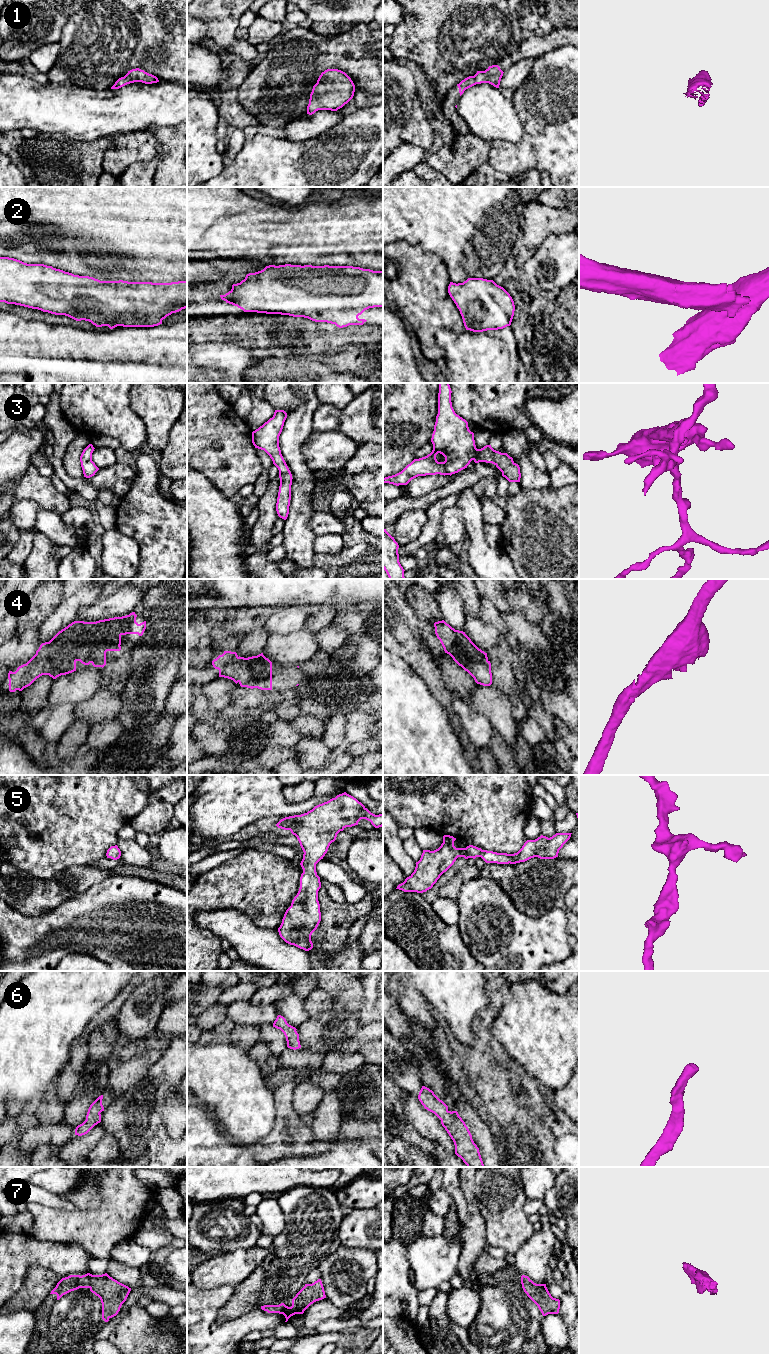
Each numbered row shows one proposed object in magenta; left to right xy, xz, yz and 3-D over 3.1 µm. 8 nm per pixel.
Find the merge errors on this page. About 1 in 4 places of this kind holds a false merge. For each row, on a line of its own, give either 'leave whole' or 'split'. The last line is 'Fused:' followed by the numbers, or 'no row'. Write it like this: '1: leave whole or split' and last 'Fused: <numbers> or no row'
1: leave whole
2: leave whole
3: leave whole
4: leave whole
5: leave whole
6: leave whole
7: leave whole
Fused: no row

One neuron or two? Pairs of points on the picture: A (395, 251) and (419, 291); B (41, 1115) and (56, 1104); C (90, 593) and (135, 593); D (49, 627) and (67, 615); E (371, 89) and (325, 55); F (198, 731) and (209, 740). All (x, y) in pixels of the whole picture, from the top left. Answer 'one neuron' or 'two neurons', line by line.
A: one neuron
B: one neuron
C: two neurons
D: one neuron
E: one neuron
F: one neuron

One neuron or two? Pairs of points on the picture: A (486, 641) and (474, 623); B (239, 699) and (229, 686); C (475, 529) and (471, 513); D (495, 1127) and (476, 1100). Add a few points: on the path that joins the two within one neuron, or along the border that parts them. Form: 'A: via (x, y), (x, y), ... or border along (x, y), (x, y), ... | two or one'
A: via (484, 637), (474, 627) | one
B: border along (235, 687), (229, 703) | two
C: via (474, 525), (472, 517) | one
D: via (490, 1120), (479, 1107) | one

